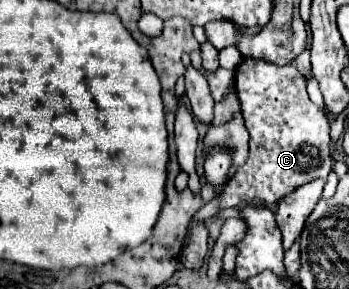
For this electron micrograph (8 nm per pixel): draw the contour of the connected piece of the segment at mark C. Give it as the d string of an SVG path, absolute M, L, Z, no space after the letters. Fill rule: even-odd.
M244 59L236 69L236 87L240 101L244 101L242 115L249 133L248 159L222 193L194 215L194 219L200 221L240 203L278 203L284 195L292 193L294 187L318 177L326 179L332 171L328 119L310 101L306 83L294 65L276 67L272 63ZM272 119L274 125L270 123Z

